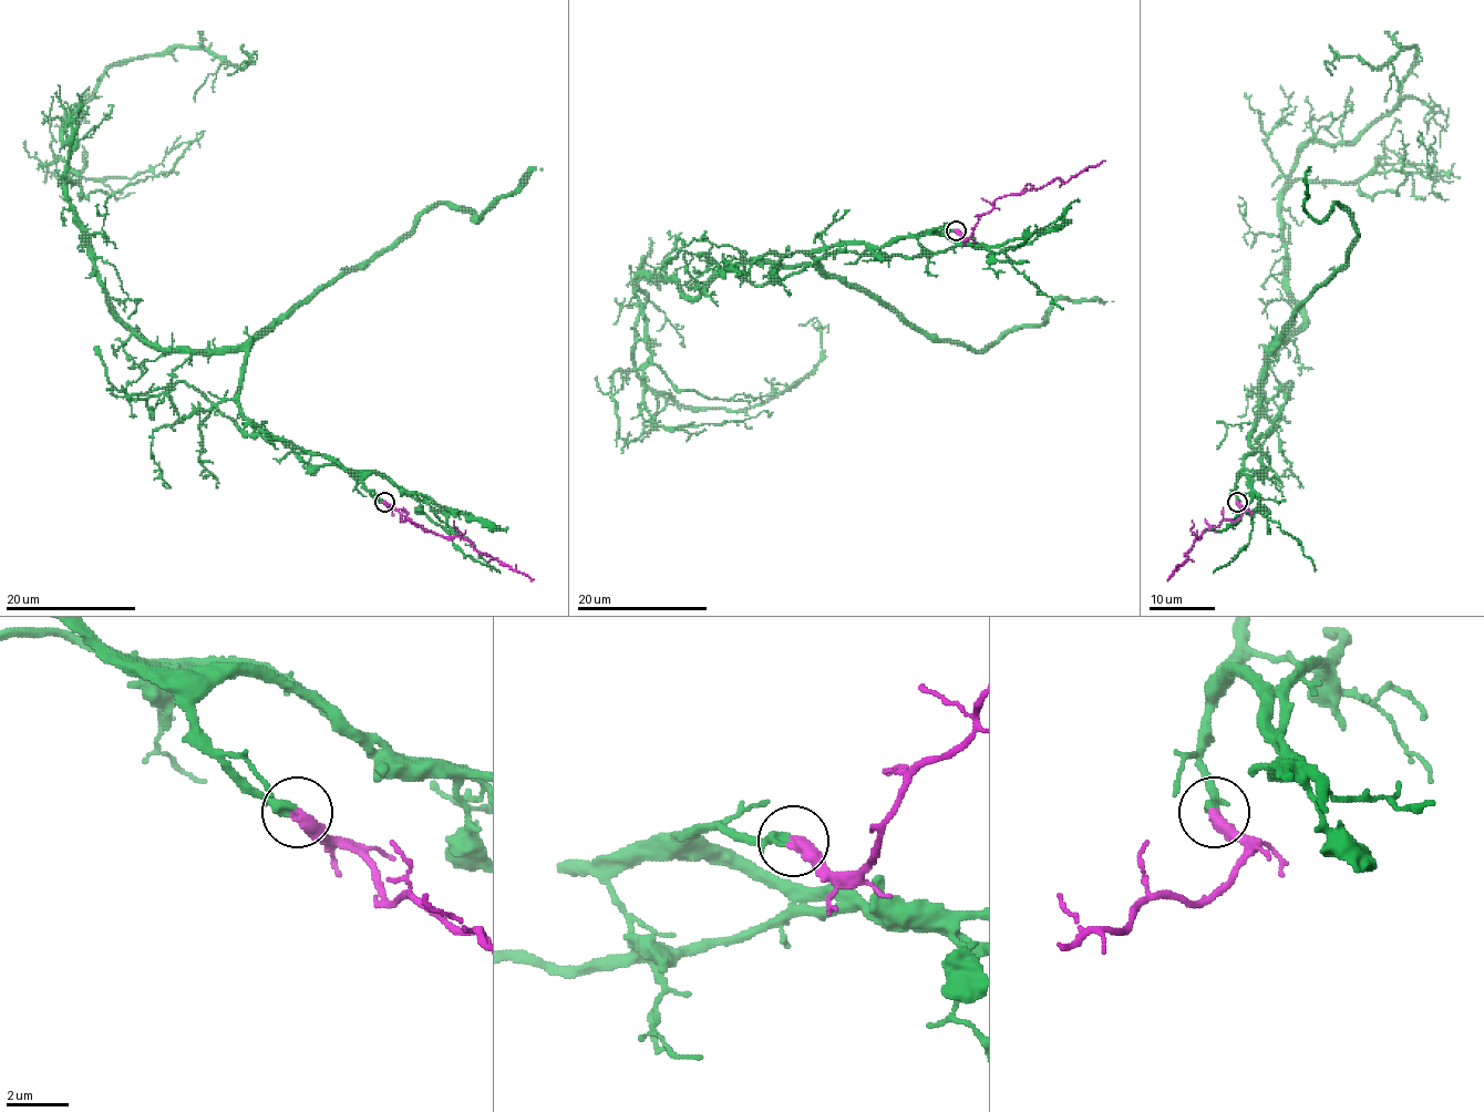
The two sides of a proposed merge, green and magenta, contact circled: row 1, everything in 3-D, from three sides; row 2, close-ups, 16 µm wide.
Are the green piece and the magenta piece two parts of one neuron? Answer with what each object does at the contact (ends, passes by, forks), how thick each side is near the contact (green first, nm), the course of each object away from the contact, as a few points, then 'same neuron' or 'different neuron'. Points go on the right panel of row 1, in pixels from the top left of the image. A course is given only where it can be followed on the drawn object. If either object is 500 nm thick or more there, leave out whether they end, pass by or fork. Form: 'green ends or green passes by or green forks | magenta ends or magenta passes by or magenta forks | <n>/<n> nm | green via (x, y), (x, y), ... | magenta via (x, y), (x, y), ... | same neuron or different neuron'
green passes by | magenta ends | 200/420 nm | green via (1237, 503), (1267, 354), (1305, 320), (1290, 170), (1391, 111), (1416, 54), (1330, 75) | magenta via (1237, 503), (1244, 508), (1240, 515), (1223, 521), (1195, 538), (1185, 555), (1188, 558), (1167, 579) | same neuron

